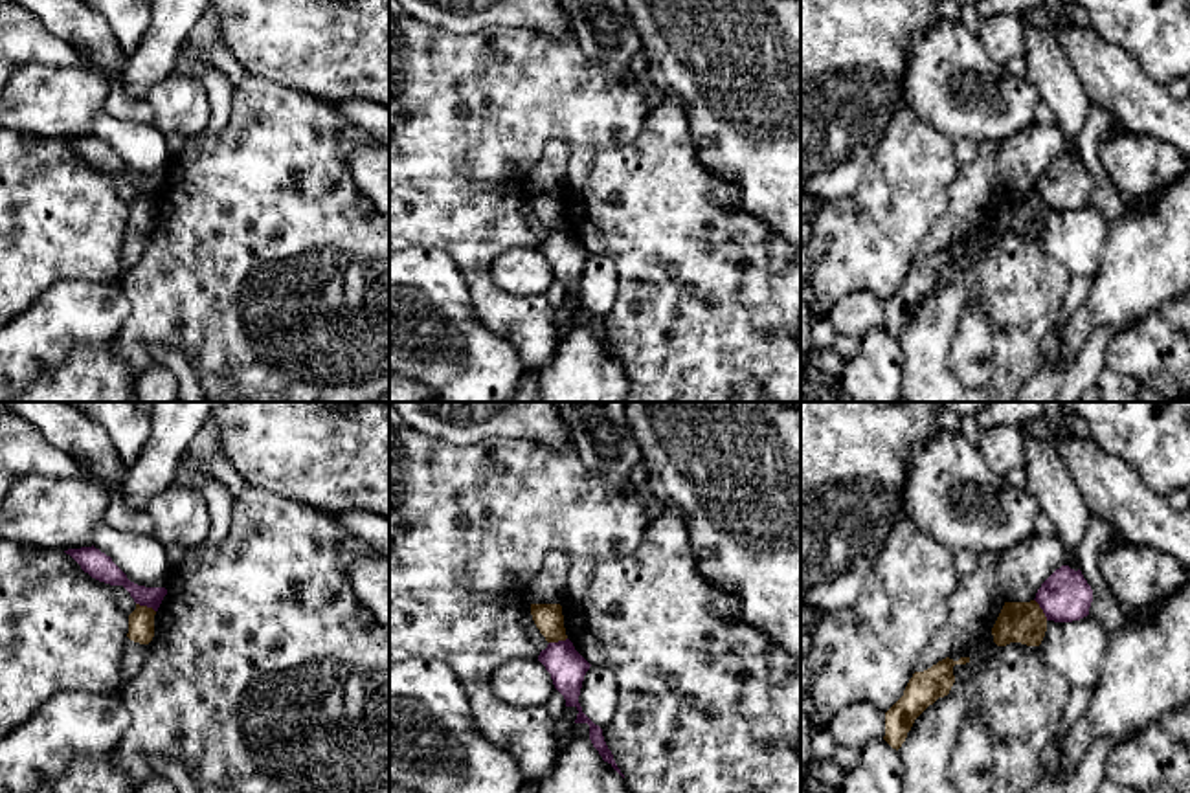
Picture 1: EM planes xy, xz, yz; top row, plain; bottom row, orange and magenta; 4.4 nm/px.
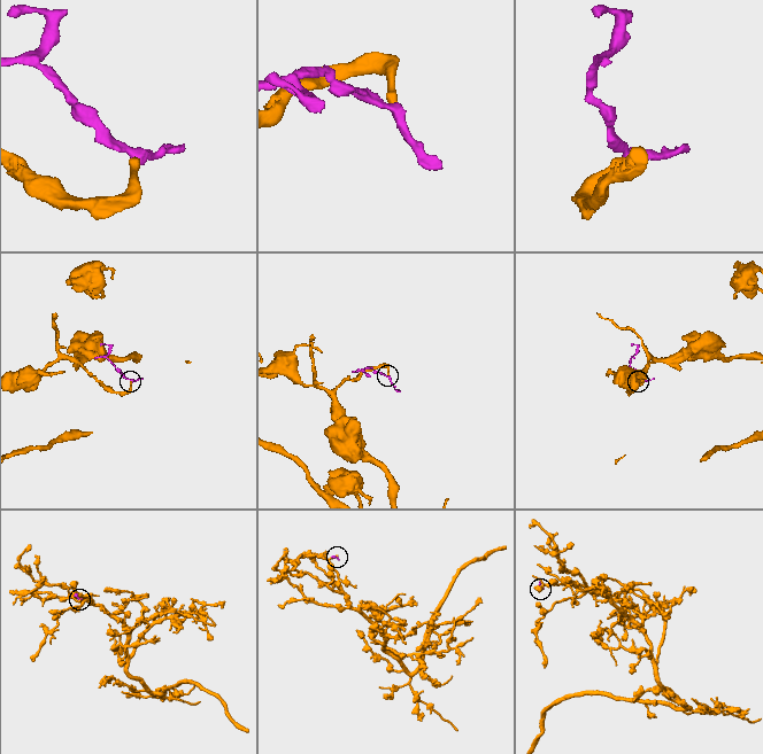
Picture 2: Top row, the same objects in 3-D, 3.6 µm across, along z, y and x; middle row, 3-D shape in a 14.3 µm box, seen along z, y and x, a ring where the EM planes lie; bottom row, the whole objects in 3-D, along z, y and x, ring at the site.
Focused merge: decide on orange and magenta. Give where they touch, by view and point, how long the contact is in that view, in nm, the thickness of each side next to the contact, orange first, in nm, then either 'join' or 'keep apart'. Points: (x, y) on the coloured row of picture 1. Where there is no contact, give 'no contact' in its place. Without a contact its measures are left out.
yz (1042, 610) | 110 nm | 180/220 nm | keep apart

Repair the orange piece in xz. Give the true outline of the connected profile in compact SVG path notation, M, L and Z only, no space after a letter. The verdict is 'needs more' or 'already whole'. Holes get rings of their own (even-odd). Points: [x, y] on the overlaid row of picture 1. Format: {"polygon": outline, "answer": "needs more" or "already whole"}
{"polygon": "M531 604L531 615L547 642L567 639L560 604Z", "answer": "already whole"}

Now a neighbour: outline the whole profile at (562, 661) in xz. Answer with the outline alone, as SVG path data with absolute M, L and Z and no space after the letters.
M569 639L549 642L547 648L540 652L538 661L551 674L555 688L566 699L566 707L575 707L578 710L575 723L589 725L589 740L593 747L599 751L602 760L624 778L604 742L602 729L582 712L578 703L582 681L591 665L575 650Z

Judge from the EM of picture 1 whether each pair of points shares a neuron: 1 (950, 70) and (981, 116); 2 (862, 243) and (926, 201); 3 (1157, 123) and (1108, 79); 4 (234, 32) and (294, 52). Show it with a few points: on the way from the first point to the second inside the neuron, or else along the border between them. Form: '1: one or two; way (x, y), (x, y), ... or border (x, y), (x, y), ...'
1: one; way (952, 81), (976, 105)
2: one; way (878, 226), (904, 201), (909, 201)
3: one; way (1145, 111), (1121, 87)
4: one; way (248, 32), (274, 32), (280, 37)

